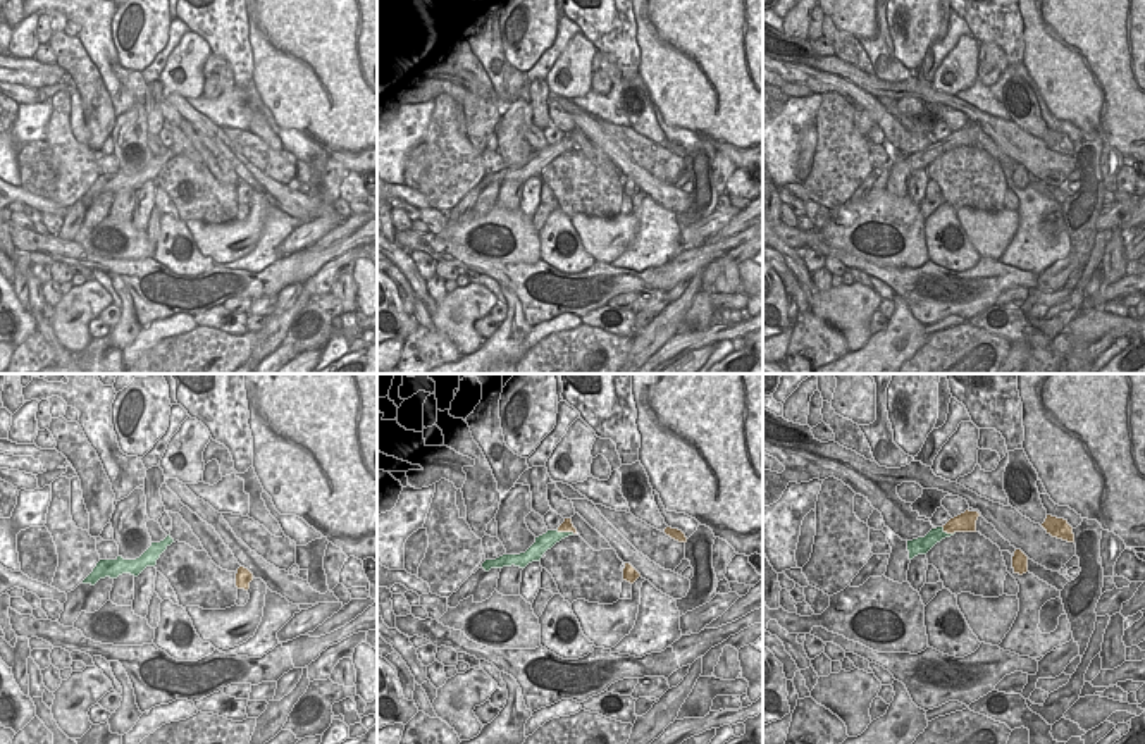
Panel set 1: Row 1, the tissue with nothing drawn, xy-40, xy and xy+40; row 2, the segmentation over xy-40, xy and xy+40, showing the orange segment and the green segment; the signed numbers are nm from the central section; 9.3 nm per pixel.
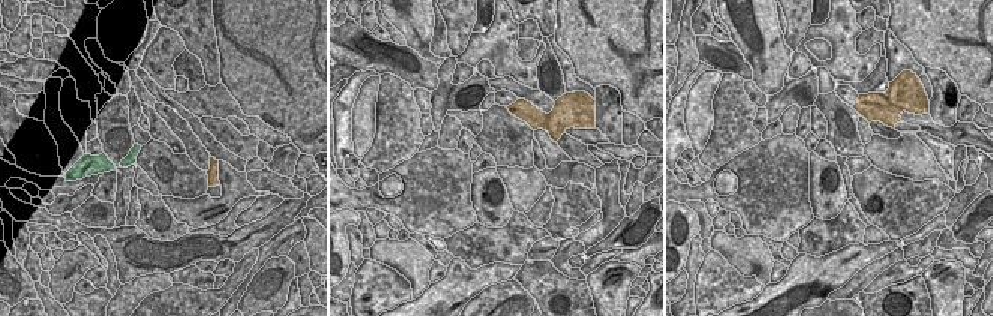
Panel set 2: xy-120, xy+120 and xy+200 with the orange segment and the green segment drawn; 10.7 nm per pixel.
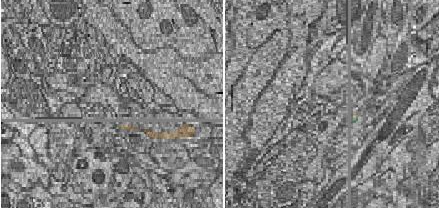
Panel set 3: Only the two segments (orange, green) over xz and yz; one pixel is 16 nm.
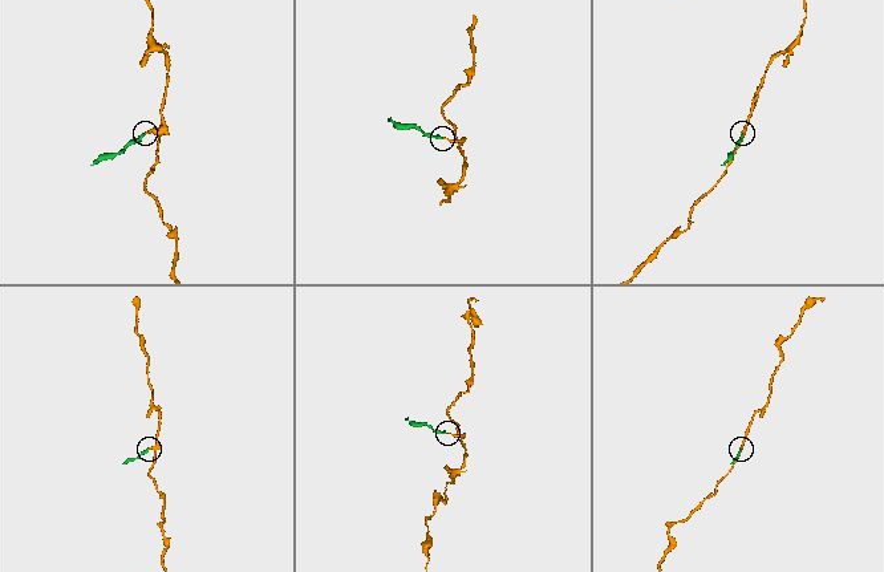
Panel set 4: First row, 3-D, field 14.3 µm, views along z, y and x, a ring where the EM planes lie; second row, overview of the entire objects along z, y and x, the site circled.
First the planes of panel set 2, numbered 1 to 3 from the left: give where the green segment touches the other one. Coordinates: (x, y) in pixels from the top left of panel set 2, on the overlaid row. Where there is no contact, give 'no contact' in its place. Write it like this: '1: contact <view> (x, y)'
1: no contact
2: no contact
3: no contact

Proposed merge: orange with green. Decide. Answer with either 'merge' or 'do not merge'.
do not merge

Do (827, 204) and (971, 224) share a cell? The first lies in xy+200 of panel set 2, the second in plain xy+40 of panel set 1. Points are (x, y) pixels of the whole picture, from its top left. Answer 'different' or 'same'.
different

